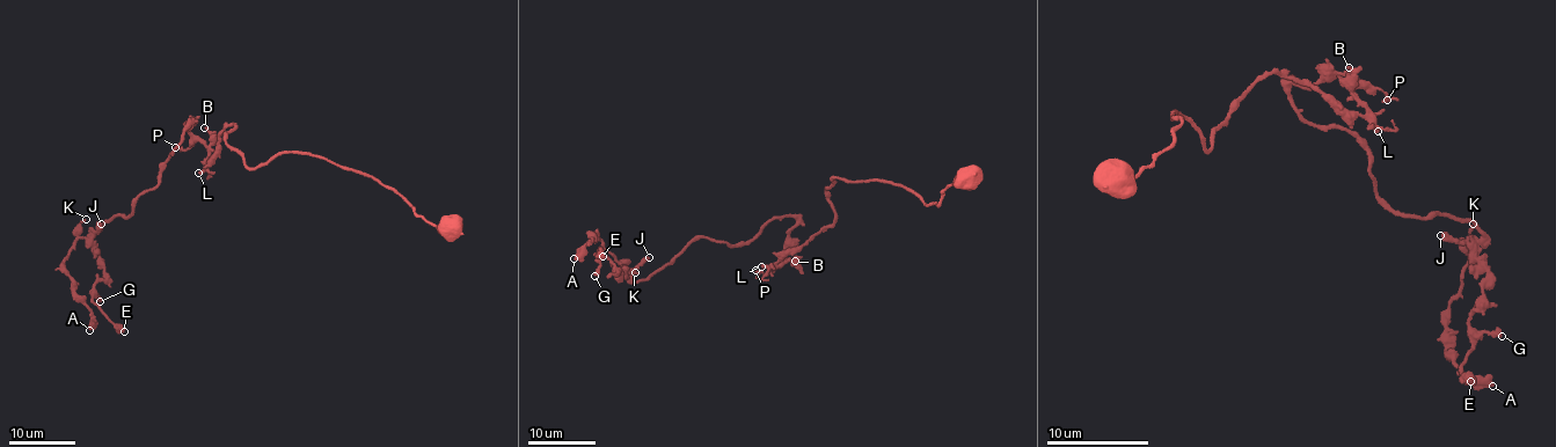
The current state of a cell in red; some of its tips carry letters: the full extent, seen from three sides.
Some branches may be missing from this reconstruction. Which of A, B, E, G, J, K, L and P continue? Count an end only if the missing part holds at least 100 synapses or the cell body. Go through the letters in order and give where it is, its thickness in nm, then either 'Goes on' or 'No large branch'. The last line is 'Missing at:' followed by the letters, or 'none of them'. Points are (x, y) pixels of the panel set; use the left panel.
A: Place: (89, 330). Thickness 550 nm. No large branch
B: Place: (204, 127). Thickness 200 nm. No large branch
E: Place: (124, 331). Thickness 440 nm. No large branch
G: Place: (100, 301). Thickness 500 nm. No large branch
J: Place: (101, 224). Thickness 500 nm. No large branch
K: Place: (86, 219). Thickness 140 nm. No large branch
L: Place: (198, 173). Thickness 320 nm. Goes on
P: Place: (175, 147). Thickness 200 nm. No large branch
Missing at: L

